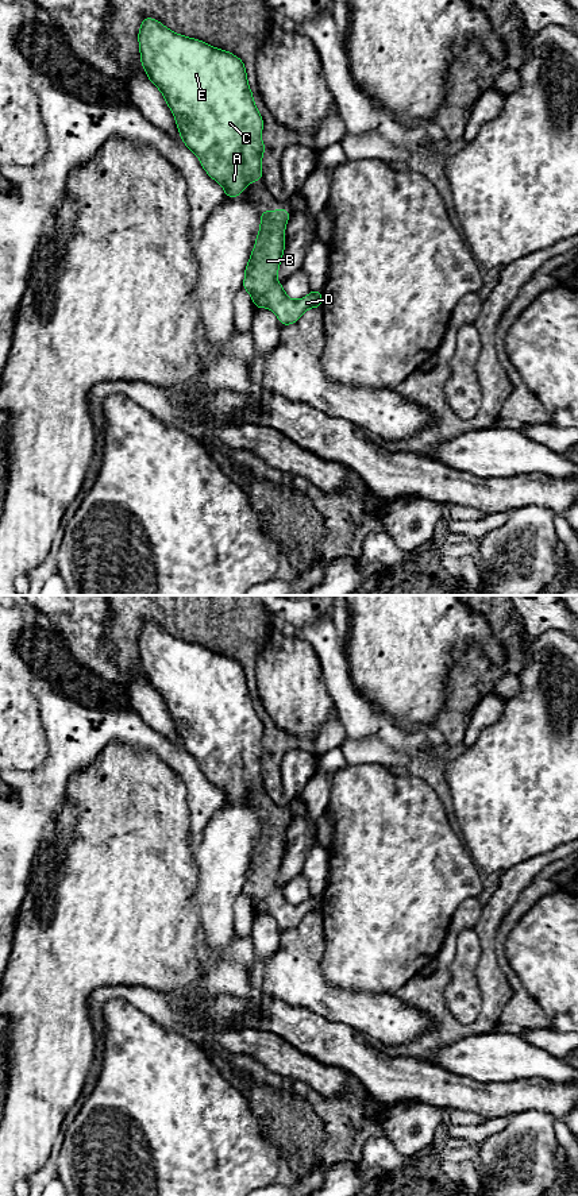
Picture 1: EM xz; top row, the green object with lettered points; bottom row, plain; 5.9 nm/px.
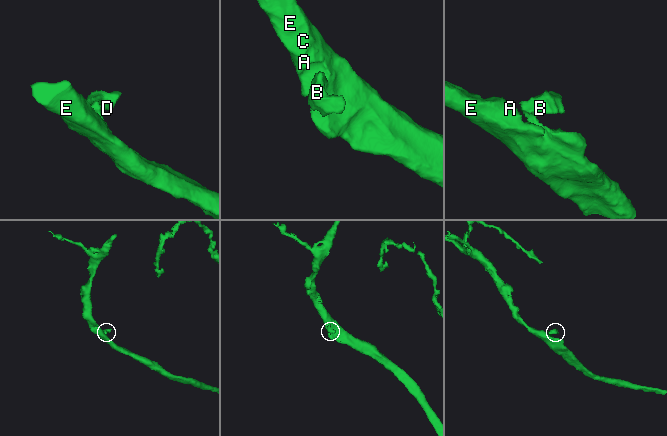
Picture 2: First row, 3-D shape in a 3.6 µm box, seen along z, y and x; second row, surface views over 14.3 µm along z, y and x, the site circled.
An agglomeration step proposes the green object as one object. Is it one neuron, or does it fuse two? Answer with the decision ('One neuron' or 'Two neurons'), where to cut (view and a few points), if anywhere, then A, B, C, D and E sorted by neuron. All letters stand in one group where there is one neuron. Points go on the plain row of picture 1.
One neuron. No split. Groups: A B C D E

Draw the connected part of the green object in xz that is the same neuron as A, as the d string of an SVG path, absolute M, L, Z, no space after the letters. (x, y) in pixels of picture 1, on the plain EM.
M153 622L143 624L138 645L142 671L174 719L181 745L199 761L208 780L223 791L226 802L238 802L253 786L262 784L263 724L254 709L243 665L176 638Z

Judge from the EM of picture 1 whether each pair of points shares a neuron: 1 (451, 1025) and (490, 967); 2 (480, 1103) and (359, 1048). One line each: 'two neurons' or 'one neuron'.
1: one neuron
2: one neuron

